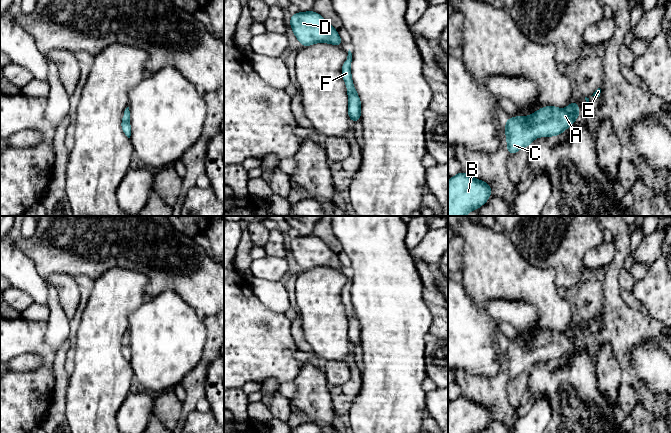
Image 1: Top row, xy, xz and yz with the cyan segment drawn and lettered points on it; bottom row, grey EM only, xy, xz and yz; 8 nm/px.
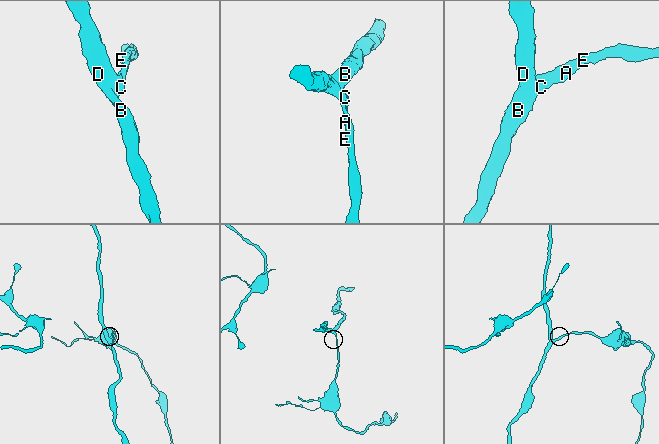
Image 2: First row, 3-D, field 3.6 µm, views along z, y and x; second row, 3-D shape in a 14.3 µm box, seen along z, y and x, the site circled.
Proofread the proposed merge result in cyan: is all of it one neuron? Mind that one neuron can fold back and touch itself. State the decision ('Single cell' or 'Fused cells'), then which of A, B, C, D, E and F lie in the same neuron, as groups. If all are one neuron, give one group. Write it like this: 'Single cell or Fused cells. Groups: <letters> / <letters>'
Single cell. Groups: A B C D E F

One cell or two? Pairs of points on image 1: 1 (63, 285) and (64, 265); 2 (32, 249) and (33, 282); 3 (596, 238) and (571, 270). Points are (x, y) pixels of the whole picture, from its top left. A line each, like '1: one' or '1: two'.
1: two
2: two
3: one

